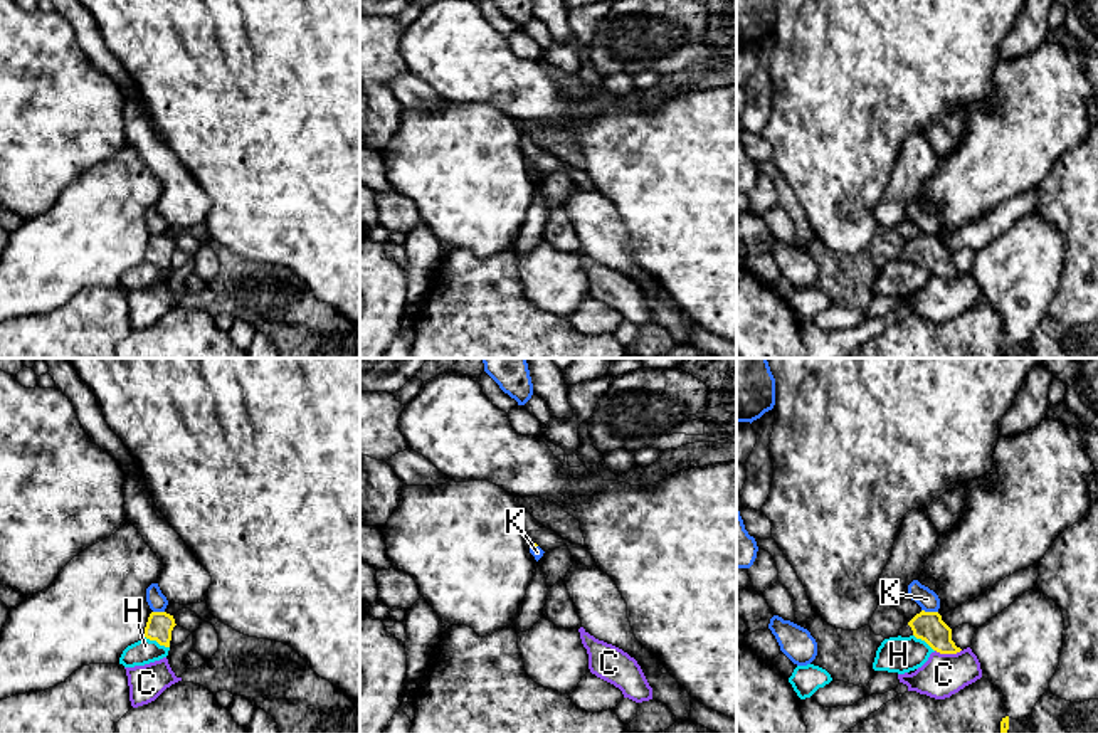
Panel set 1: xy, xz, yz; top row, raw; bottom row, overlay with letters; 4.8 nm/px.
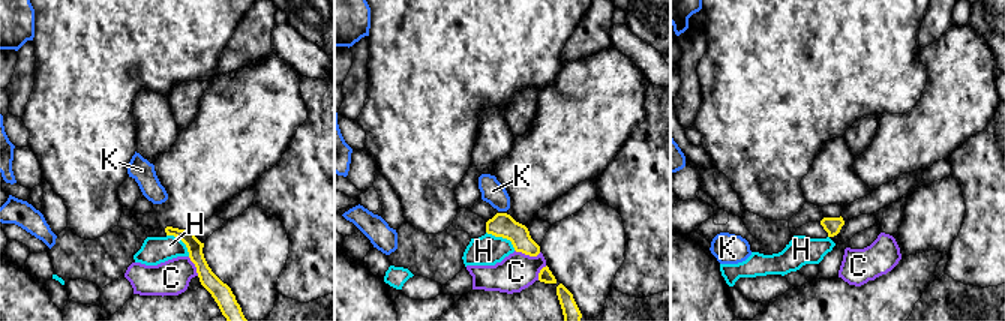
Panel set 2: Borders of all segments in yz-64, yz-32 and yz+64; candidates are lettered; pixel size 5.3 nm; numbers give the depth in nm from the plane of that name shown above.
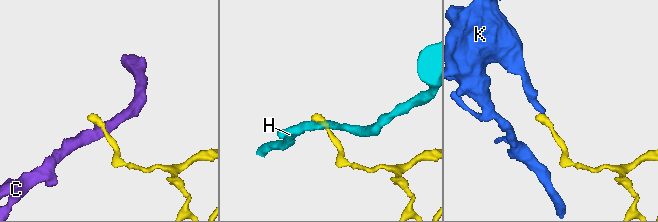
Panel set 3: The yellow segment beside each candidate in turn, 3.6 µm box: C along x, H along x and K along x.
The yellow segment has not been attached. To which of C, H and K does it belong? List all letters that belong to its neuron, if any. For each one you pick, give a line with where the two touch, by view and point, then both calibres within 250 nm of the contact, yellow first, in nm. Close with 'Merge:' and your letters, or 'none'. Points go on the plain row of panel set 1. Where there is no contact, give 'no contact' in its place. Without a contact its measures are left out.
Merge: none

